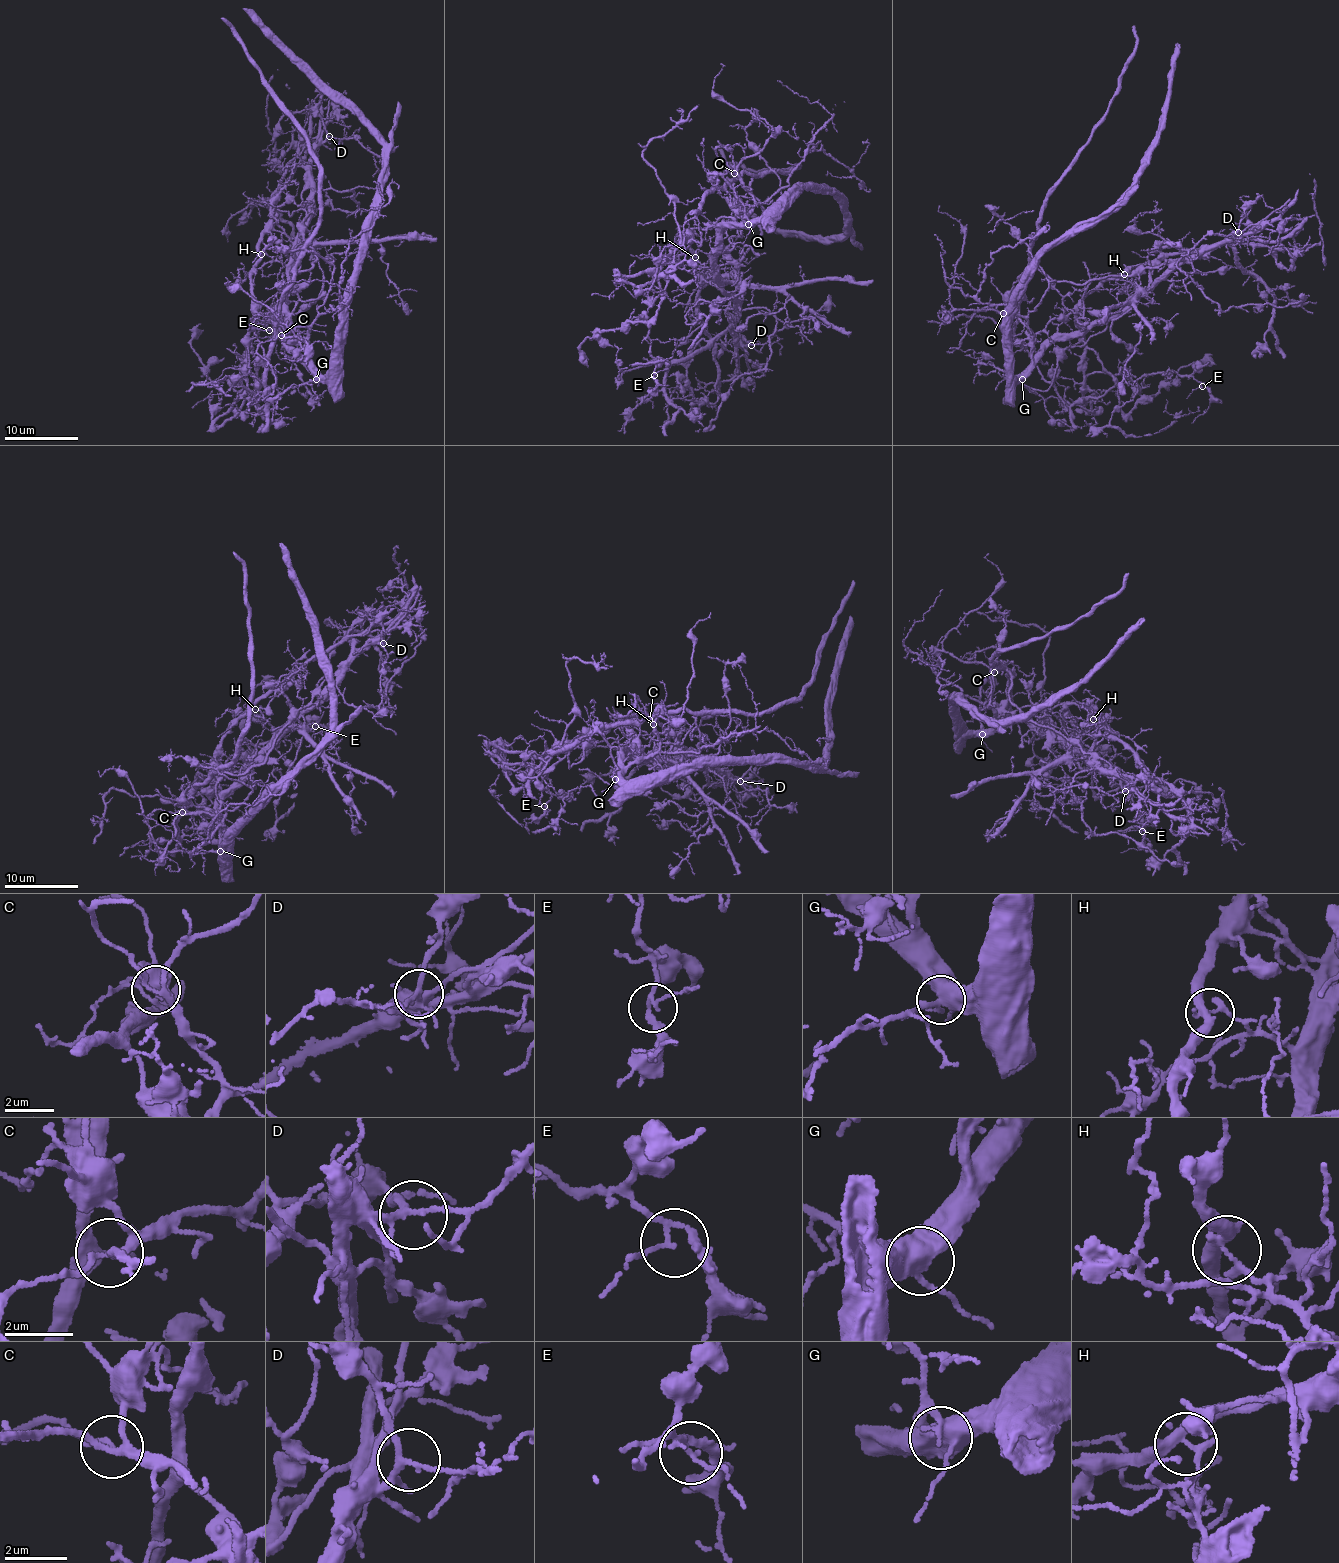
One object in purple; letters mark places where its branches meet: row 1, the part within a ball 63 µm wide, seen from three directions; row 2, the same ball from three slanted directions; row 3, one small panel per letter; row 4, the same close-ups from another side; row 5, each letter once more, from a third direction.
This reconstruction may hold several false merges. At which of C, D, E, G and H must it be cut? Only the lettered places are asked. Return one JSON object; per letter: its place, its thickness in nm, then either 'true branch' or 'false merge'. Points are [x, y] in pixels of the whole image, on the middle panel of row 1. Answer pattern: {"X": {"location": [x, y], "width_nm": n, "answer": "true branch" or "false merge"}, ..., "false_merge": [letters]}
{"C": {"location": [734, 173], "width_nm": 170, "answer": "true branch"}, "D": {"location": [751, 345], "width_nm": 170, "answer": "true branch"}, "E": {"location": [654, 375], "width_nm": 120, "answer": "true branch"}, "G": {"location": [748, 224], "width_nm": 480, "answer": "true branch"}, "H": {"location": [695, 257], "width_nm": 280, "answer": "false merge"}, "false_merge": ["H"]}

